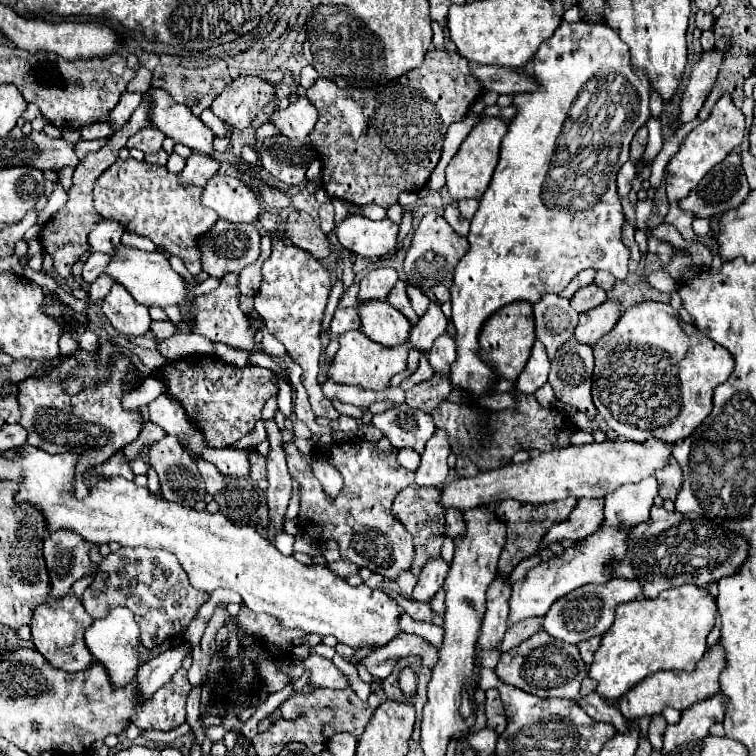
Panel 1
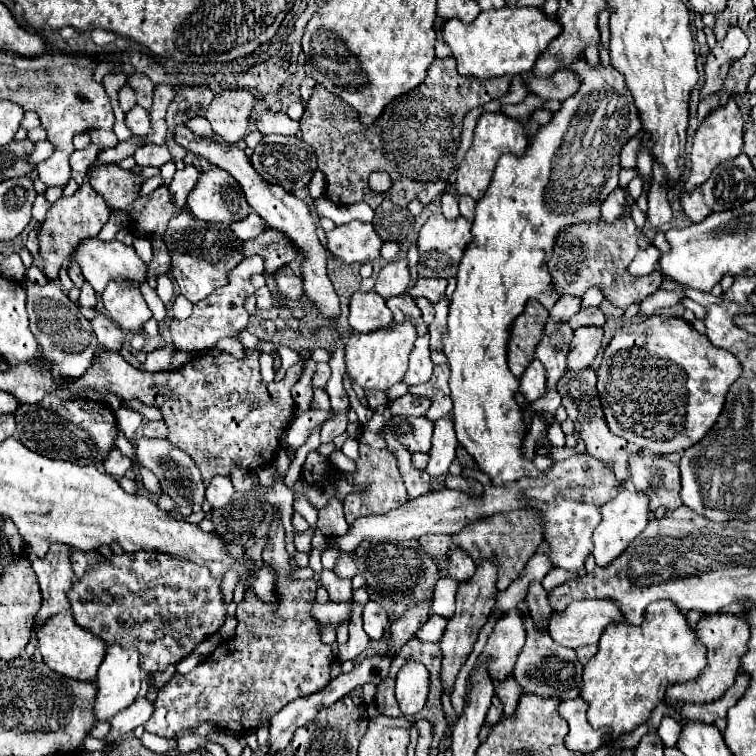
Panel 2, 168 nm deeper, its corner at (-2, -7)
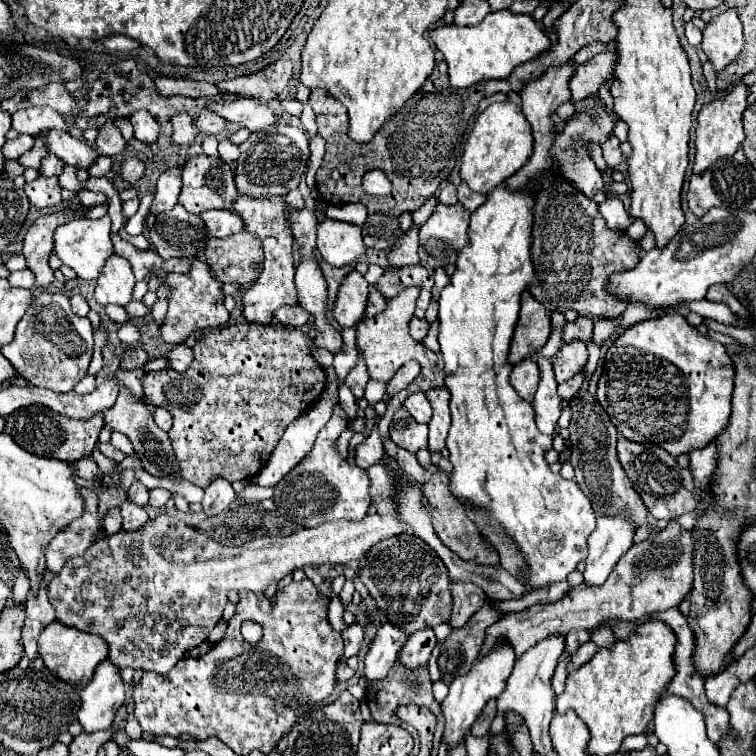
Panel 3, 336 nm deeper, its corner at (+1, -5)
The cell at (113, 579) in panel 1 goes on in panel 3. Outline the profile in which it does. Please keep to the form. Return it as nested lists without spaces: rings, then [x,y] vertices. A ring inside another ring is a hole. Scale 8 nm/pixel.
[[[367,513],[363,519],[359,521],[335,521],[335,523],[323,523],[319,527],[313,527],[313,529],[301,529],[301,531],[295,531],[293,535],[289,537],[257,537],[249,543],[245,543],[243,547],[227,547],[227,545],[221,545],[217,541],[213,541],[211,537],[199,533],[195,527],[187,525],[185,521],[173,517],[173,515],[157,515],[153,519],[149,519],[145,525],[137,527],[135,531],[119,531],[115,535],[107,535],[103,537],[101,541],[93,543],[85,555],[81,557],[73,557],[69,559],[63,569],[51,579],[51,583],[47,585],[47,595],[49,595],[49,601],[55,609],[55,617],[57,621],[69,625],[69,627],[75,627],[79,631],[85,631],[85,633],[95,633],[95,635],[101,635],[107,643],[109,643],[109,659],[113,665],[117,667],[131,667],[131,669],[143,669],[143,671],[157,671],[157,673],[167,673],[171,667],[175,667],[177,661],[181,661],[183,657],[187,657],[187,653],[201,645],[207,635],[211,633],[211,629],[221,621],[221,615],[223,615],[223,609],[227,605],[227,595],[229,591],[249,591],[249,593],[263,593],[271,583],[279,583],[285,575],[293,573],[295,569],[299,567],[305,567],[305,565],[325,565],[325,563],[331,563],[331,565],[347,565],[349,561],[353,559],[359,559],[365,551],[369,551],[373,545],[377,545],[379,541],[383,539],[389,539],[389,537],[395,537],[399,535],[399,531],[403,529],[403,523],[397,521],[395,517],[391,515],[377,515],[377,513]]]

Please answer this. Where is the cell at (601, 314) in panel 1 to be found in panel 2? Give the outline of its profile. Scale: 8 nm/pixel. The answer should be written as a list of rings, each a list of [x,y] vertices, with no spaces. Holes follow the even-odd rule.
[[[578,327],[568,353],[568,367],[574,371],[590,367],[602,347],[602,335],[604,331],[600,327]]]

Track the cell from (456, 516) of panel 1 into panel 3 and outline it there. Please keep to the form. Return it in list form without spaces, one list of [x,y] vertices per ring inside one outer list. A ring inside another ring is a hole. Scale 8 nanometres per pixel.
[[[451,581],[451,595],[453,595],[453,615],[451,615],[449,625],[453,629],[463,627],[469,621],[469,617],[475,611],[479,611],[487,601],[483,589],[473,583]]]

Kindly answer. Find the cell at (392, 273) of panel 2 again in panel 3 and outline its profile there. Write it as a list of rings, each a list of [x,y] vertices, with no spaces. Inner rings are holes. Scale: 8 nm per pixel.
[[[411,227],[391,249],[389,253],[389,265],[391,267],[403,267],[403,265],[419,265],[417,255],[417,235],[419,229]]]

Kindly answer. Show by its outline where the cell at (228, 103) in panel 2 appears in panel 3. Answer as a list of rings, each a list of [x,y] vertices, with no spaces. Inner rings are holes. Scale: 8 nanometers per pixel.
[[[201,109],[195,115],[195,127],[207,135],[221,135],[225,131],[225,121],[219,119],[219,115],[215,115],[213,111]]]

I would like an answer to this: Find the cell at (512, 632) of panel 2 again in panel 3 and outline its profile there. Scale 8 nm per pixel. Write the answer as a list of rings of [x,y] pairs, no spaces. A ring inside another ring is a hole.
[[[497,643],[489,651],[487,657],[477,659],[473,663],[473,667],[467,675],[461,675],[459,679],[455,679],[449,685],[449,695],[441,703],[441,709],[443,709],[443,715],[445,715],[445,731],[443,731],[441,741],[447,745],[447,751],[457,747],[465,739],[465,735],[471,729],[473,721],[481,715],[485,703],[489,699],[499,699],[499,695],[505,691],[507,679],[513,671],[513,663],[515,663],[515,653],[511,651],[511,647],[507,647],[507,643]]]

